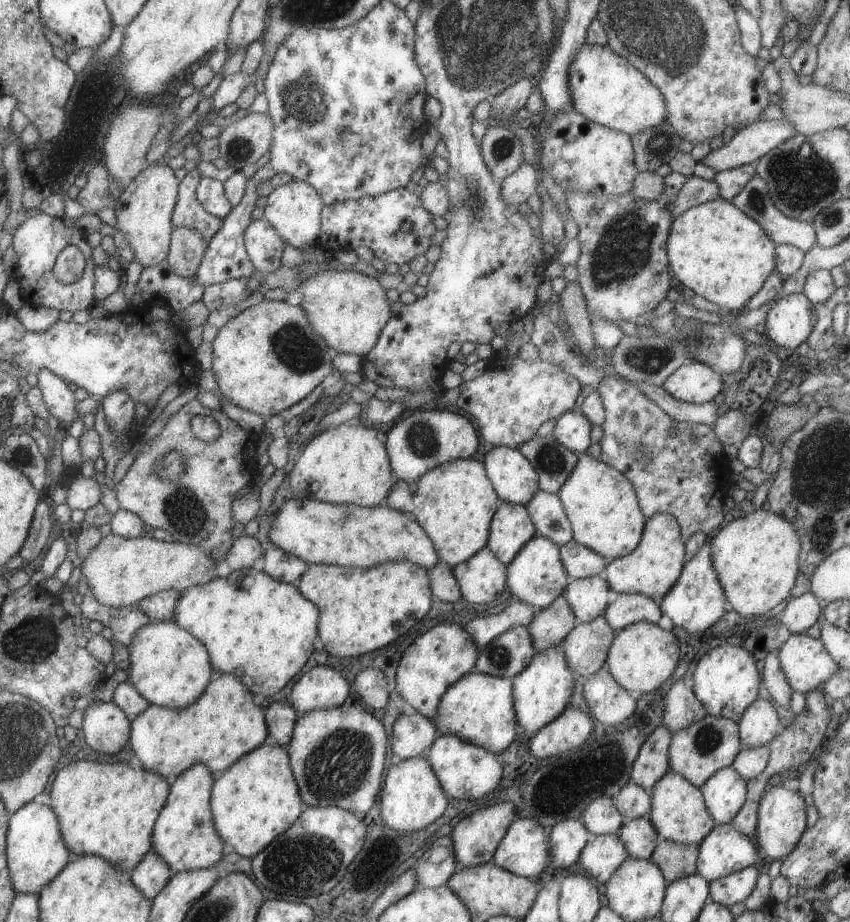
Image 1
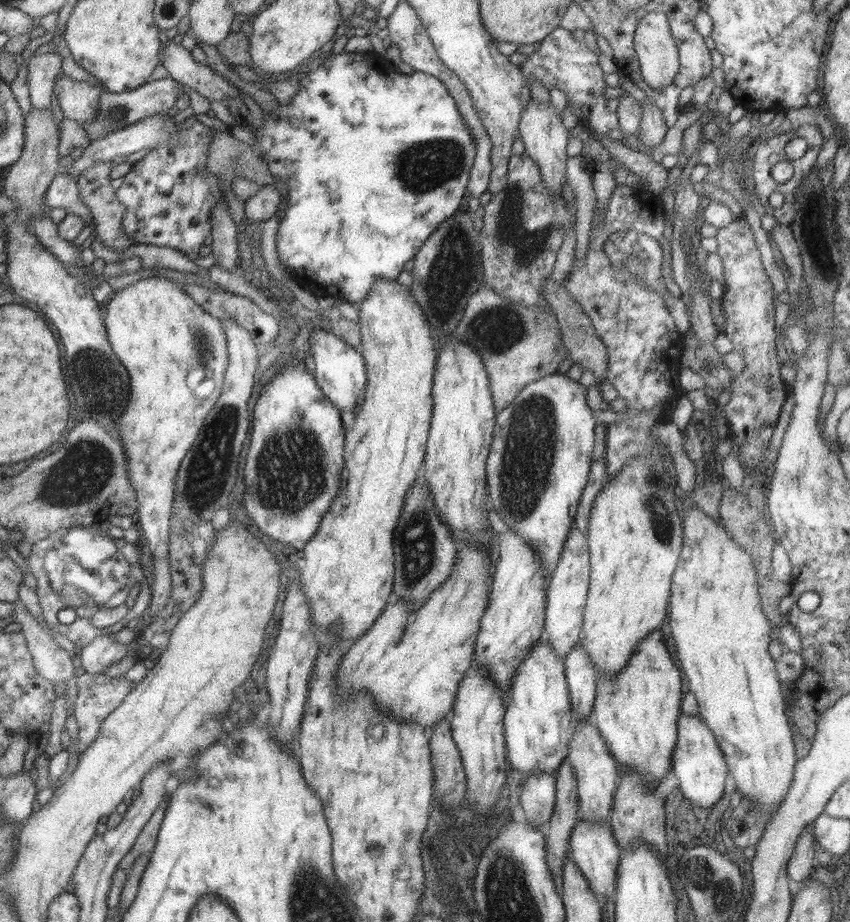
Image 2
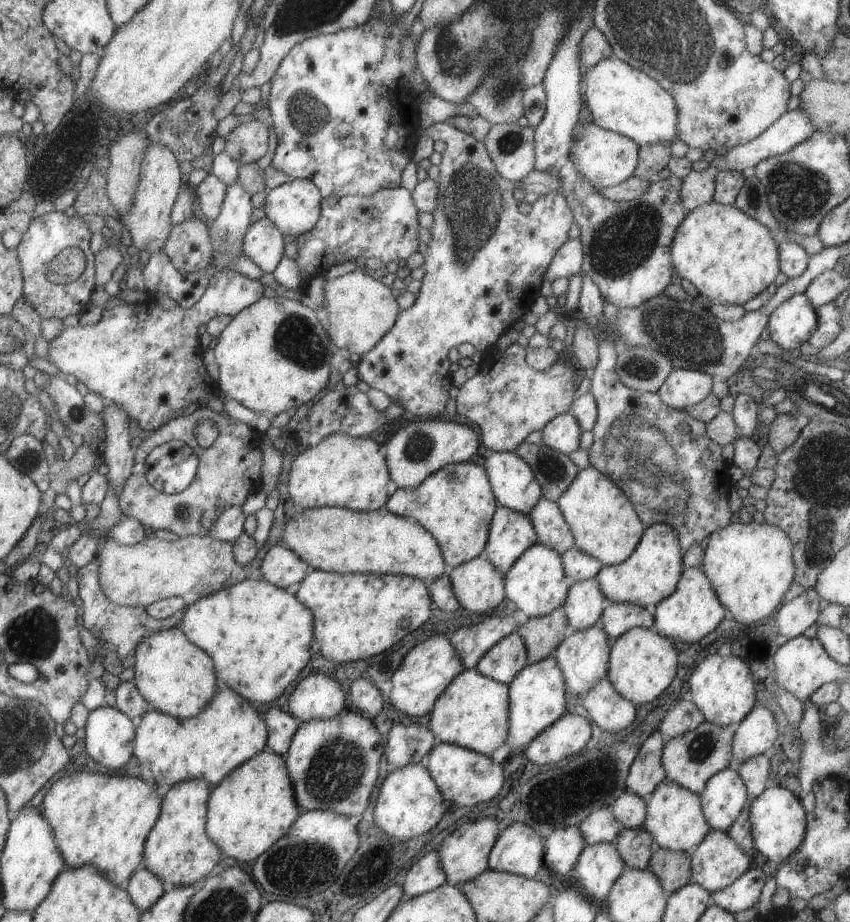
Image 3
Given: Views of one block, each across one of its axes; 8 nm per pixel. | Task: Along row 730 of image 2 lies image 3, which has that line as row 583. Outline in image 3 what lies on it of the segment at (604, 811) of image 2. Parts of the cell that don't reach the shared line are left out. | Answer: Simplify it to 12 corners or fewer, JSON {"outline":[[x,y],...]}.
{"outline":[[596,577],[574,581],[561,606],[580,631],[599,623],[605,596]]}

